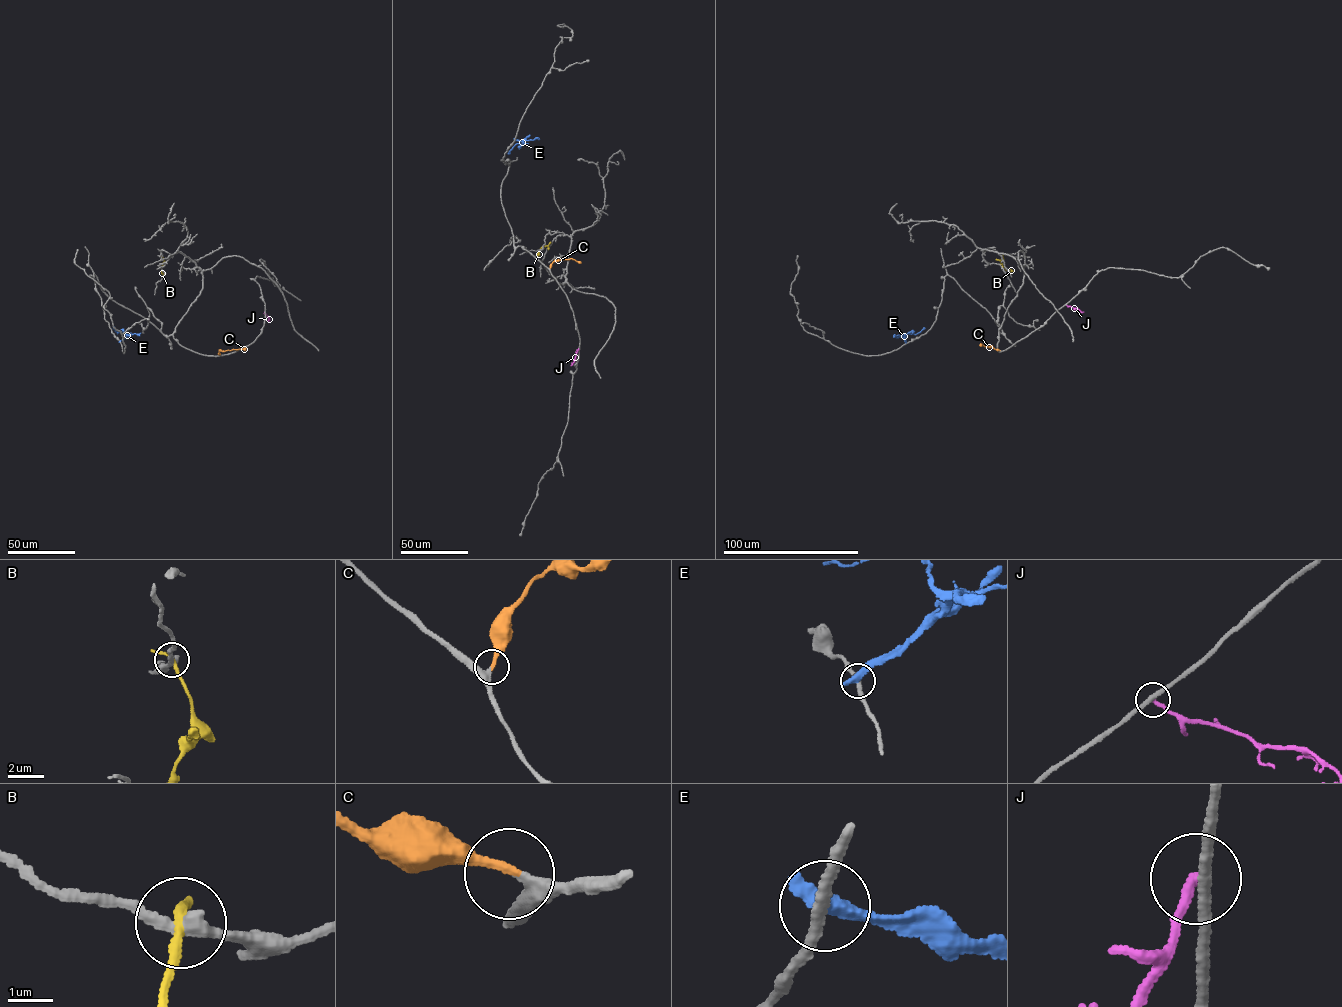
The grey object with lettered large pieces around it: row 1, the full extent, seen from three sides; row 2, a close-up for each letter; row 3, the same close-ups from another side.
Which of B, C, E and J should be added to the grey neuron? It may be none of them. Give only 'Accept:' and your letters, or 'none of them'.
Accept: C

